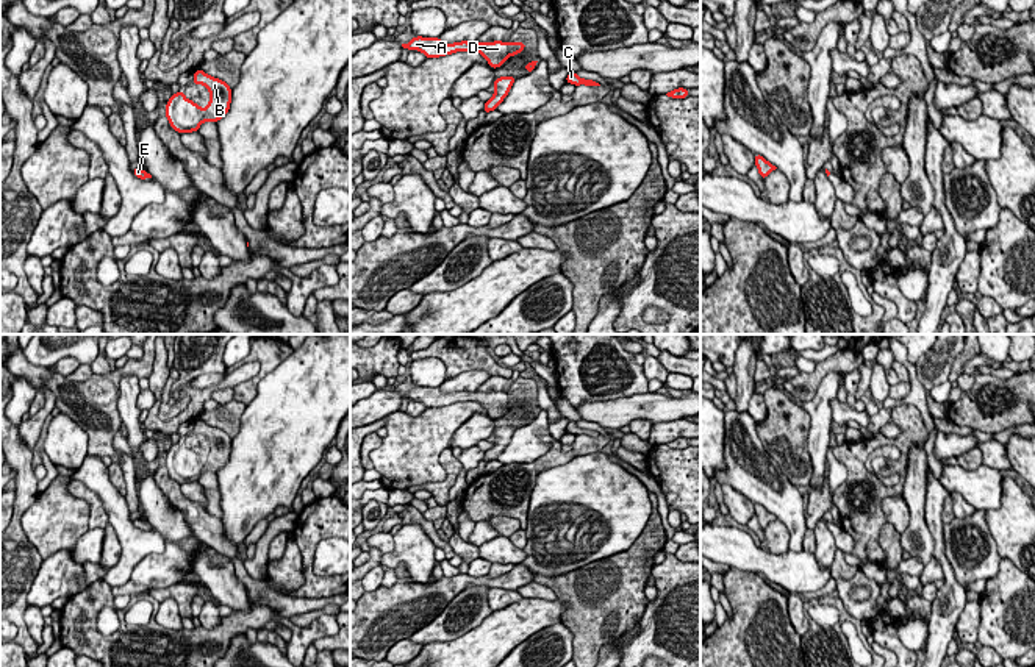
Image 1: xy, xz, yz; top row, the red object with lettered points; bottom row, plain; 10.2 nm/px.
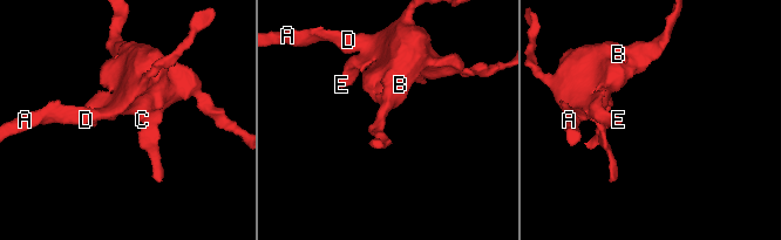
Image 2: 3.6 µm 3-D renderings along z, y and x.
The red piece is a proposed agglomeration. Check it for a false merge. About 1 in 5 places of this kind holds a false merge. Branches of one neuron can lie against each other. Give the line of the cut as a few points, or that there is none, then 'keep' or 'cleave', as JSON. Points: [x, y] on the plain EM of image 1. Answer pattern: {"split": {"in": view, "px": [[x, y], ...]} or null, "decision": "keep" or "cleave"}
{"split": null, "decision": "keep"}

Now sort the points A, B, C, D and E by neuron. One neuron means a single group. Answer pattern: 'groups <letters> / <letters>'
groups A B C D E

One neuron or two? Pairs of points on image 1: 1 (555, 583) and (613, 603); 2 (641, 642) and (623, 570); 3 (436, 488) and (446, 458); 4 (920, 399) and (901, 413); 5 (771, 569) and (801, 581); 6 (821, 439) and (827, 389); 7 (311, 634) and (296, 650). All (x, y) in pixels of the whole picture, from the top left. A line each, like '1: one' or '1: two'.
1: one
2: two
3: one
4: two
5: one
6: one
7: one

